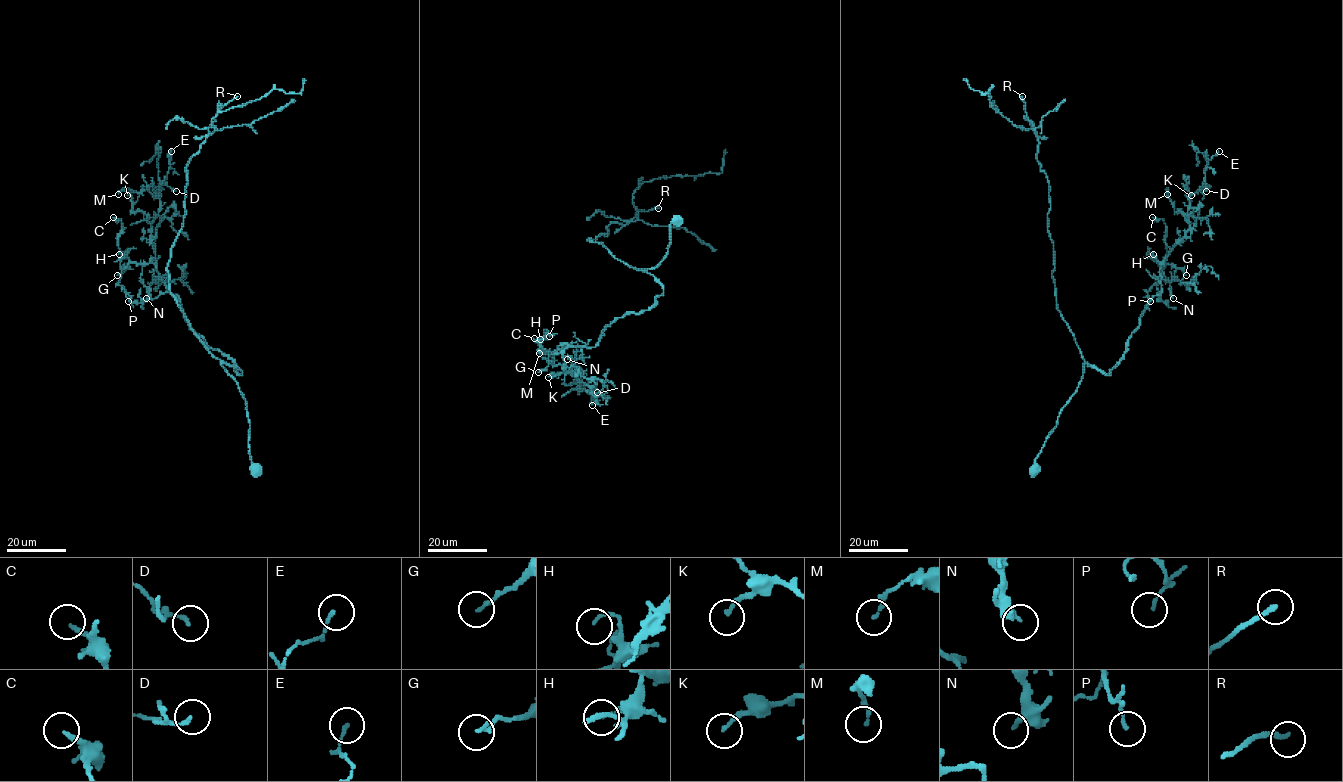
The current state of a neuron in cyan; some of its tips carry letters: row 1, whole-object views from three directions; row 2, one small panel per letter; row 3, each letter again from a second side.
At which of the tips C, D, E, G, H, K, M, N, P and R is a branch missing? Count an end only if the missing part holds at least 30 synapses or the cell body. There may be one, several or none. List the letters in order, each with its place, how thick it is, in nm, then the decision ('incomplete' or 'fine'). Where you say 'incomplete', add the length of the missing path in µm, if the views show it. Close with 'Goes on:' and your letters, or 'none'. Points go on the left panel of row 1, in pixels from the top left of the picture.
C: at (113, 217); 170 nm thick; fine
D: at (176, 191); 160 nm thick; fine
E: at (171, 151); 130 nm thick; fine
G: at (117, 275); 150 nm thick; fine
H: at (119, 254); 90 nm thick; fine
K: at (127, 195); 160 nm thick; fine
M: at (118, 194); 130 nm thick; fine
N: at (146, 298); 220 nm thick; fine
P: at (128, 301); 120 nm thick; fine
R: at (237, 96); 180 nm thick; incomplete; about 35 µm are missing
Goes on: R

